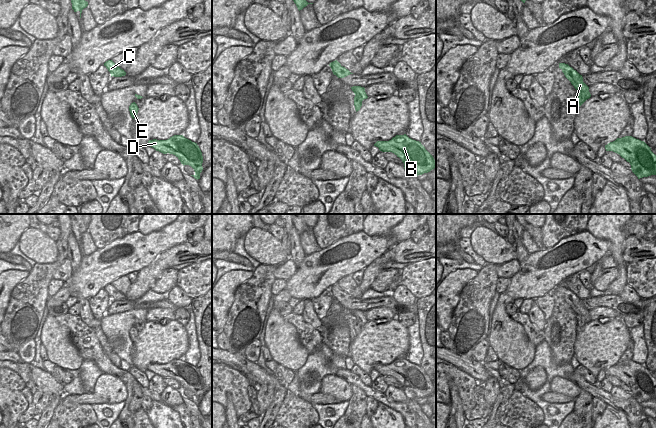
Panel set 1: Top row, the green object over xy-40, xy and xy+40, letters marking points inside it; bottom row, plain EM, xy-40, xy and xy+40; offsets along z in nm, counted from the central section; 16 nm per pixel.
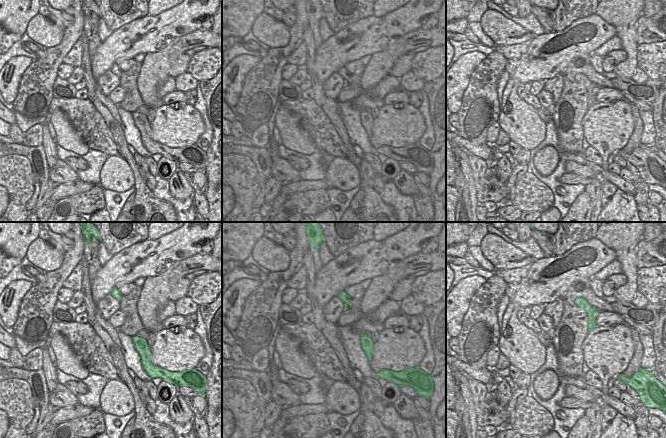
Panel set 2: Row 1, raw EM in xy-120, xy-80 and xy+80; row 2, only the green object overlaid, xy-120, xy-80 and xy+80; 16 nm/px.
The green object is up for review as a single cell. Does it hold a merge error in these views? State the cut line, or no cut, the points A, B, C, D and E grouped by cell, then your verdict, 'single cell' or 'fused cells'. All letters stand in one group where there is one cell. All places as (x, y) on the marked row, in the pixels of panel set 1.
xy+40 (570, 67), (578, 75), (576, 81) | A B D E / C | fused cells

